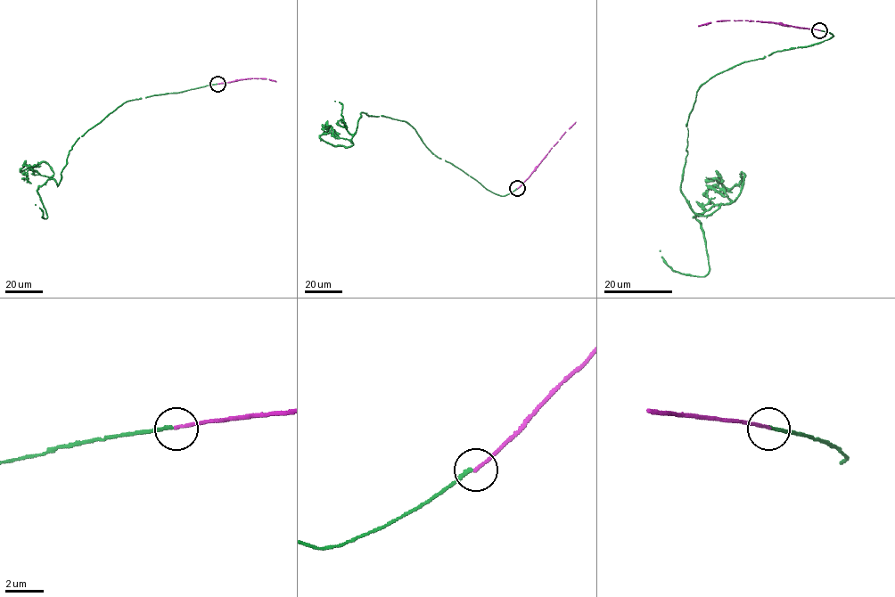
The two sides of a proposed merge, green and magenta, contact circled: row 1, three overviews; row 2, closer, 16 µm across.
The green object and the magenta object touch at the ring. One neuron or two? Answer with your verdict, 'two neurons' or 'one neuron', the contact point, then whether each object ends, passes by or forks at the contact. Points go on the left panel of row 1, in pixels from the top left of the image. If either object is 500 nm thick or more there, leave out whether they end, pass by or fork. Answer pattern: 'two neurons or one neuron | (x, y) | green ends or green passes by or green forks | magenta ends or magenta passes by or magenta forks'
two neurons | (217, 84) | green ends | magenta ends

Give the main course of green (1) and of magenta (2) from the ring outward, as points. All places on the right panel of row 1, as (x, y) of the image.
1: (820, 30), (833, 36), (697, 91), (681, 191), (699, 215), (721, 204), (694, 217), (709, 272), (660, 250)
2: (820, 30), (747, 20), (718, 20), (699, 25)

